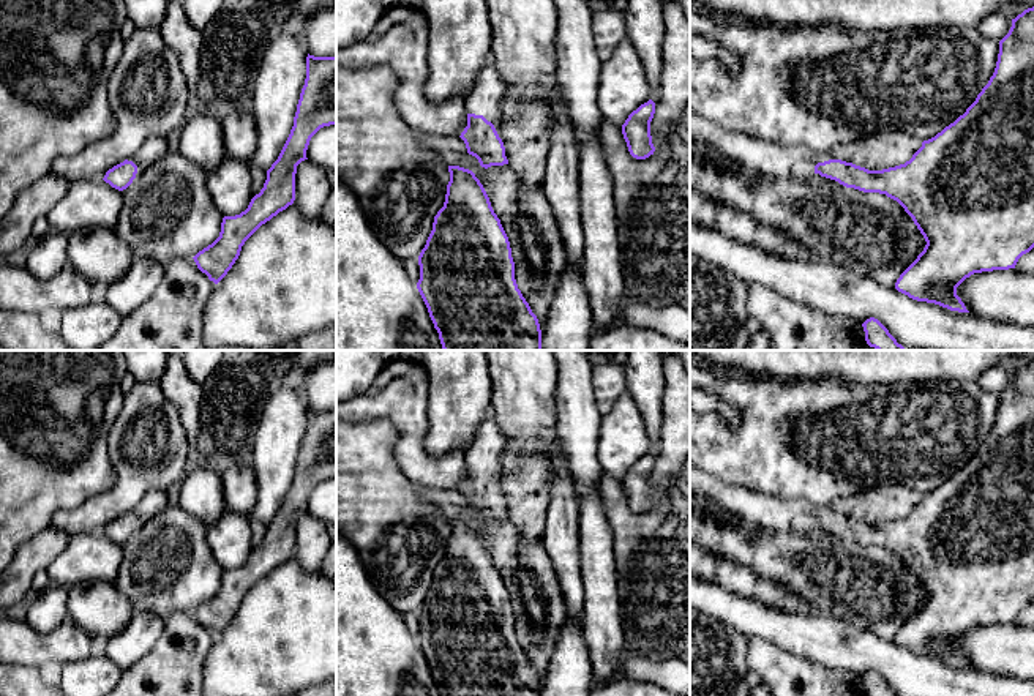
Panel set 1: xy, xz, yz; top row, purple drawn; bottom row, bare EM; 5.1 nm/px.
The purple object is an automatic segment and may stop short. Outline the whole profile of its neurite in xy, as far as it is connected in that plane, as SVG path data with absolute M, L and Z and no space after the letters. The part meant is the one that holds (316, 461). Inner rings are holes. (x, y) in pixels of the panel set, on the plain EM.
M306 410L306 432L297 458L294 480L267 533L248 562L224 570L219 590L193 612L197 622L218 638L232 622L245 595L267 574L295 554L297 519L308 513L311 491L324 480L336 478L336 410Z

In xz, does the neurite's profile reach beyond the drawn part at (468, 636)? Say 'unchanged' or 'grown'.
unchanged

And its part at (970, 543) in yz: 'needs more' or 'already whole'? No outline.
needs more

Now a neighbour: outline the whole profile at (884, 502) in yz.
M882 483L841 497L832 507L868 524L882 524L909 515L922 496L898 483Z

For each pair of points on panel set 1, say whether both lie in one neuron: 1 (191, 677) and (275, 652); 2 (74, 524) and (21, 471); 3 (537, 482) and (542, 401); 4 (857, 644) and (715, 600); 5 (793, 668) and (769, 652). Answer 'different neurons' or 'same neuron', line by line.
1: different neurons
2: different neurons
3: same neuron
4: same neuron
5: same neuron

